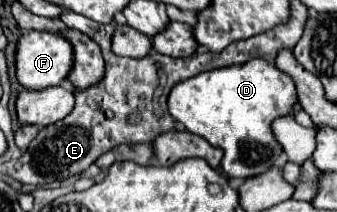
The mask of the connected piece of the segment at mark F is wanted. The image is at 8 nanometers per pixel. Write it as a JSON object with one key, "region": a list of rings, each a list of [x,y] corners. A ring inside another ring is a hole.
{"region":[[[26,31],[18,41],[16,51],[16,75],[18,81],[26,89],[46,89],[60,85],[62,79],[68,77],[70,69],[74,65],[74,49],[66,37],[60,33],[48,33],[48,31]]]}

